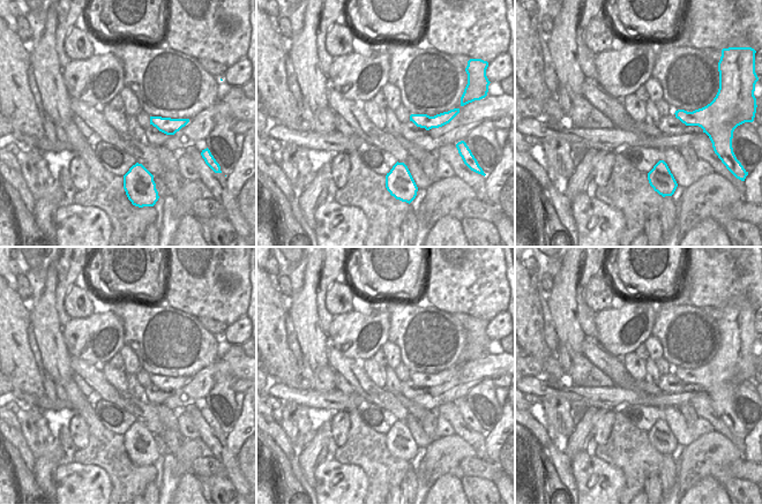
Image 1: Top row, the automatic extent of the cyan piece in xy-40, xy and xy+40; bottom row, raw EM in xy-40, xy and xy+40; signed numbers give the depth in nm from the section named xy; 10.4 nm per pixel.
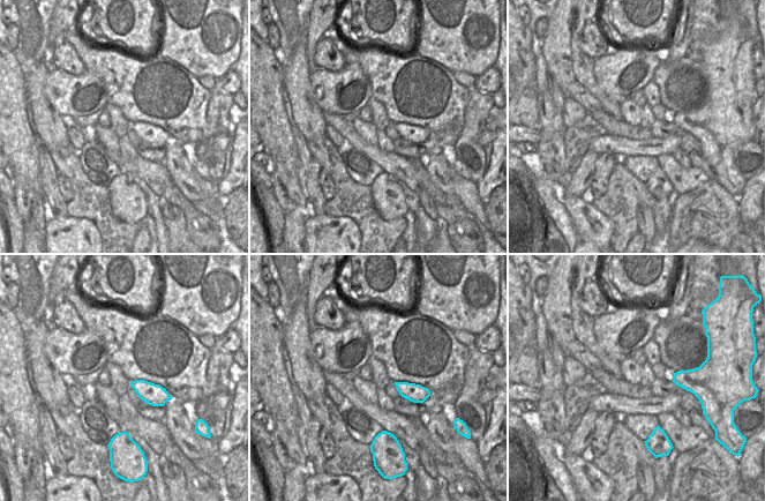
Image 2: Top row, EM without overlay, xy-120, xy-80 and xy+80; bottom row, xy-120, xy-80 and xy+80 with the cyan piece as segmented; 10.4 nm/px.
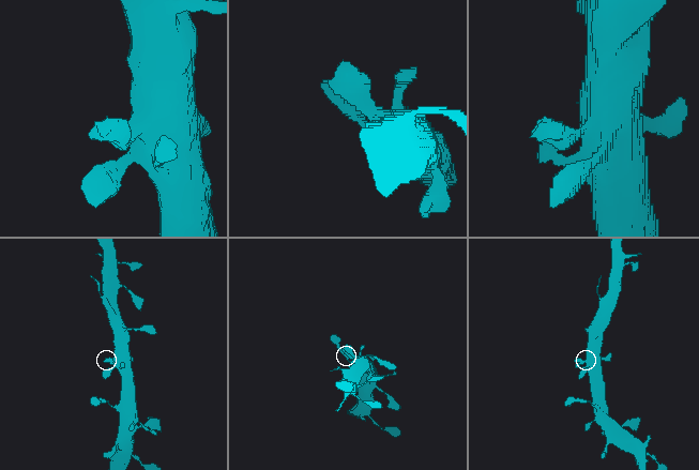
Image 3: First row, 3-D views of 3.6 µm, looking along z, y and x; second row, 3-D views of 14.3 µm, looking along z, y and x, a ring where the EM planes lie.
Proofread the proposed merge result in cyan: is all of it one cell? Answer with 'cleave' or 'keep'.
keep

